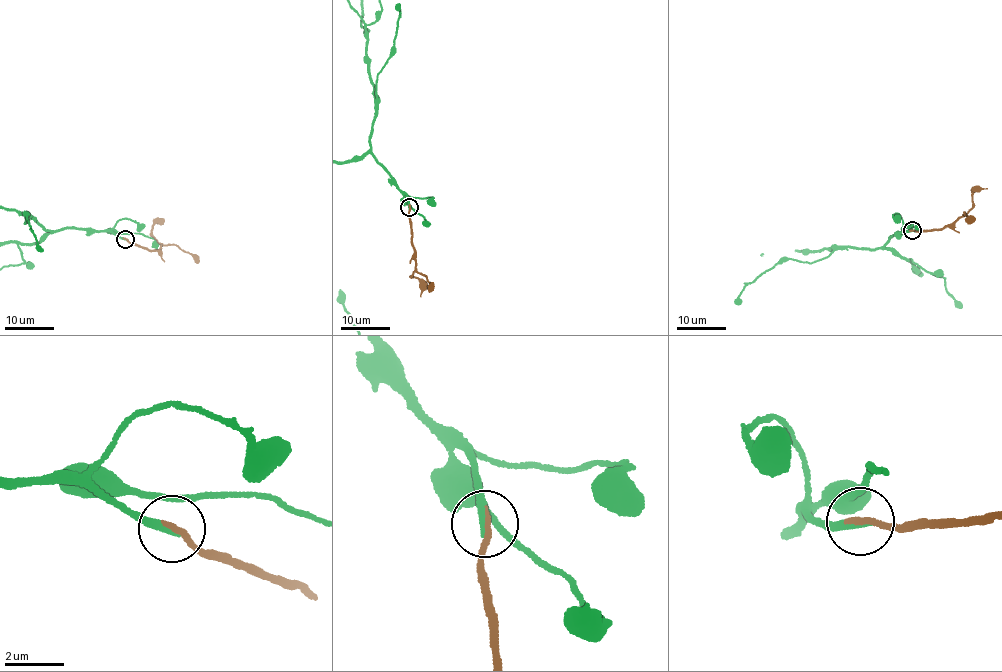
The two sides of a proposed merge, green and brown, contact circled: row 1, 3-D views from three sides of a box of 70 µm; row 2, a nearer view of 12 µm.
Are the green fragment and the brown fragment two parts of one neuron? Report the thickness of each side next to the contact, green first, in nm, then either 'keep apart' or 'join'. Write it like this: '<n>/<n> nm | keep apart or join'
240/260 nm | join

